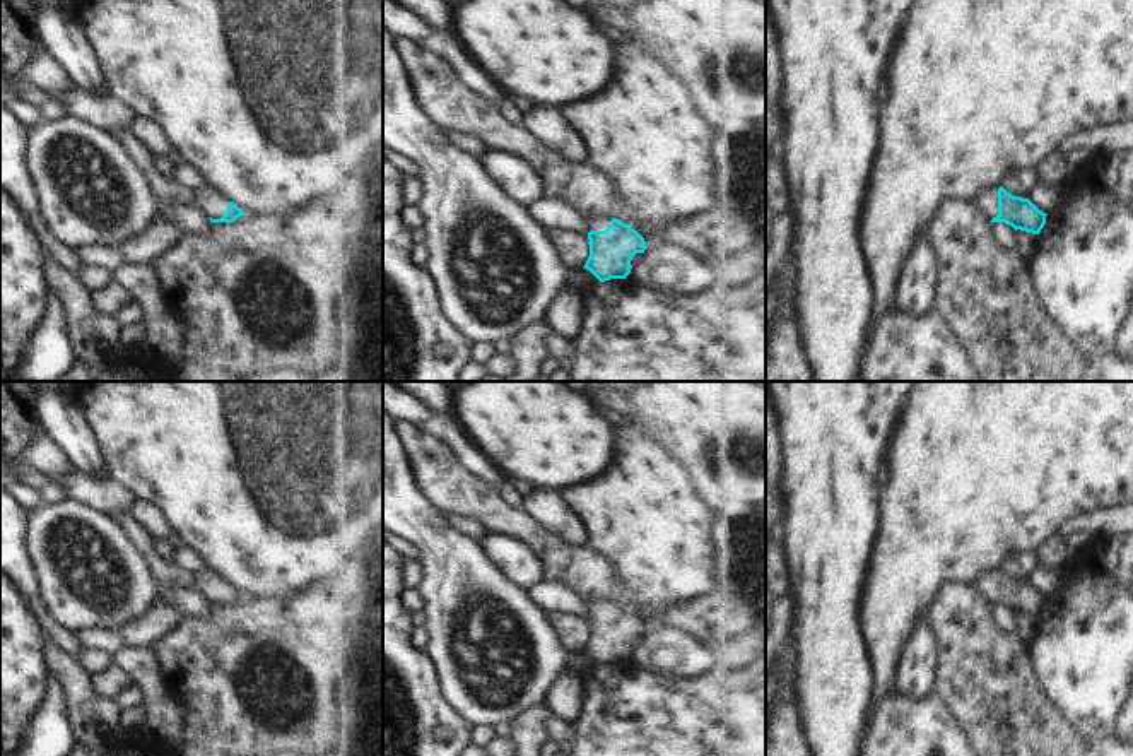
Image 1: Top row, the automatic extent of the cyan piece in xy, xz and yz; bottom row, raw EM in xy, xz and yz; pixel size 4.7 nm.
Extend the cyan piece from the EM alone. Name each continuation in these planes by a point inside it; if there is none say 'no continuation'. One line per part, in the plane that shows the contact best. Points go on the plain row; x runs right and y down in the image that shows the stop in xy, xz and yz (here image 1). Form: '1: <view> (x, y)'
1: yz (986, 584)

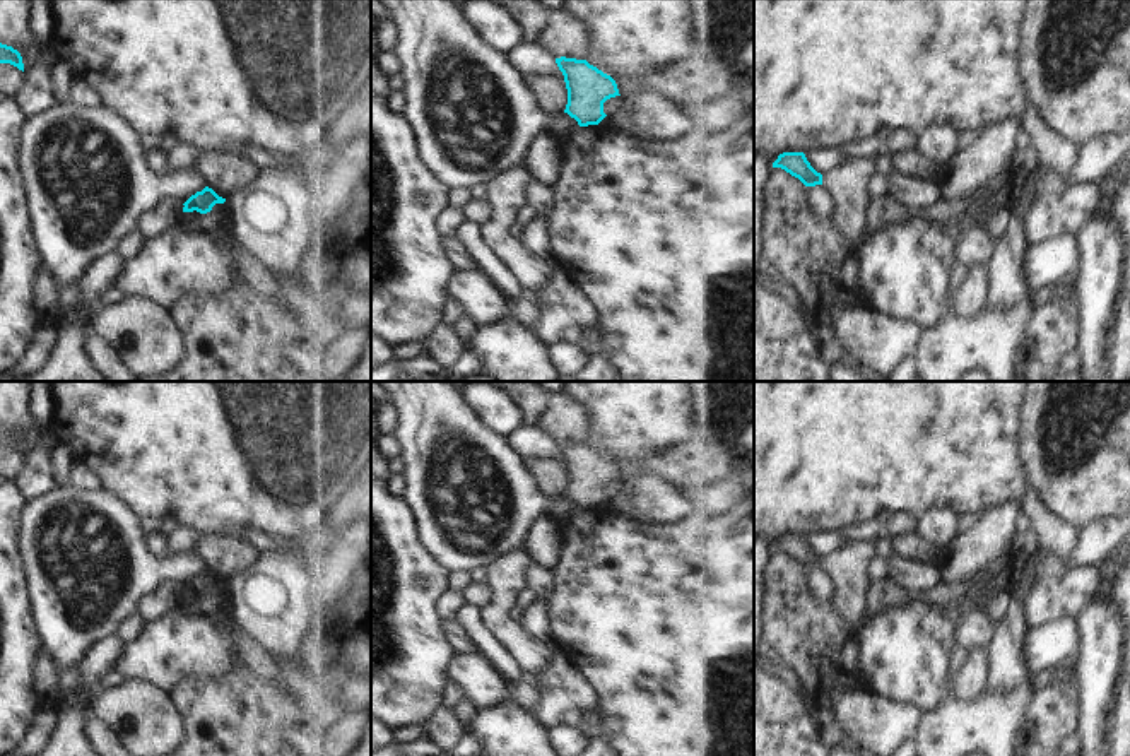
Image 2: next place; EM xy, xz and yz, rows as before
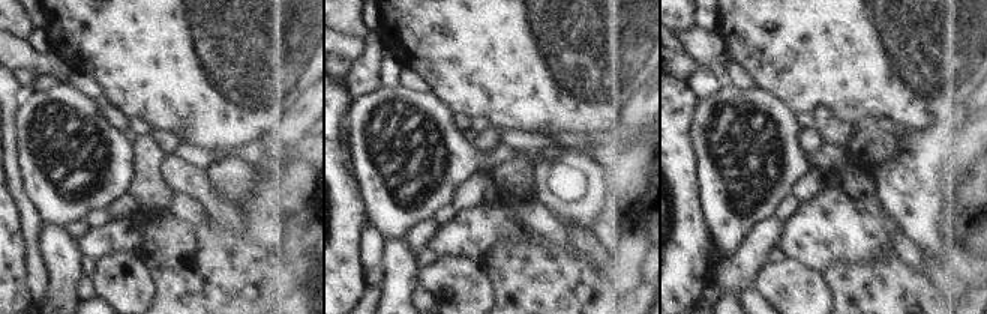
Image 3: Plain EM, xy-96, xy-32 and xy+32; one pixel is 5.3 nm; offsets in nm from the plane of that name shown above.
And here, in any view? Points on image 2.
no continuation

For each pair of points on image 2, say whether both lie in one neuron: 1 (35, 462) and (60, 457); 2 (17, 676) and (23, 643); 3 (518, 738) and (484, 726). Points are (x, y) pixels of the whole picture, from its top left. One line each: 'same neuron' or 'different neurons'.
1: different neurons
2: same neuron
3: same neuron

